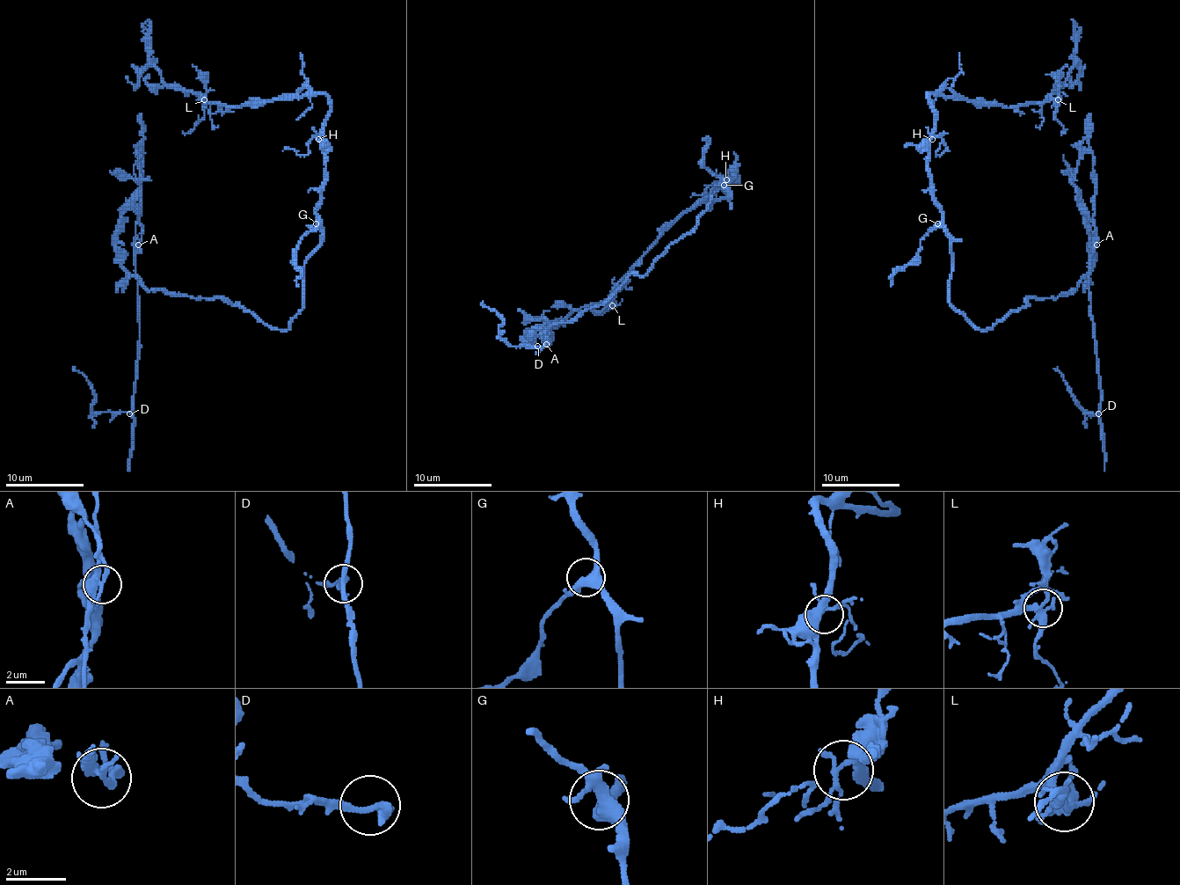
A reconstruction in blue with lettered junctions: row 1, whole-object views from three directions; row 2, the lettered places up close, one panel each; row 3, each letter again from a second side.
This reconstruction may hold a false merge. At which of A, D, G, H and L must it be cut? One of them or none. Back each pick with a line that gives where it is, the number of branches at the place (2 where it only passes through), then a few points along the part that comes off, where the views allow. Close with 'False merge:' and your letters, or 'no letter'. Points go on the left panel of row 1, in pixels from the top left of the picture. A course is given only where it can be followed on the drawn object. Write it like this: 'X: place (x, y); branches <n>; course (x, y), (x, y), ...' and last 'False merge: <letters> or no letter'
A: place (138, 245); branches 4; course (137, 245), (140, 353), (134, 408), (129, 412), (94, 413), (91, 405), (94, 398), (92, 386), (73, 367)
False merge: A

